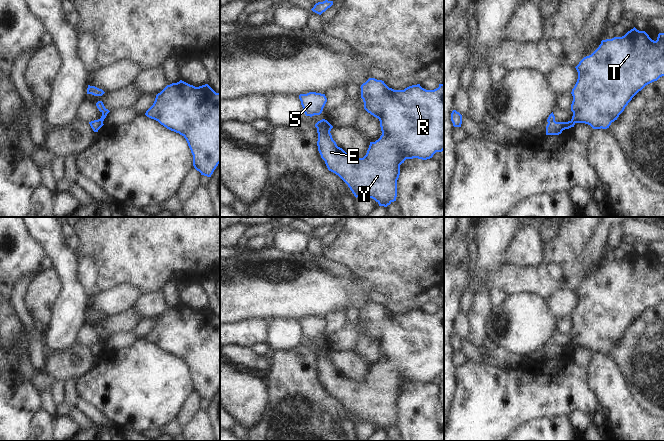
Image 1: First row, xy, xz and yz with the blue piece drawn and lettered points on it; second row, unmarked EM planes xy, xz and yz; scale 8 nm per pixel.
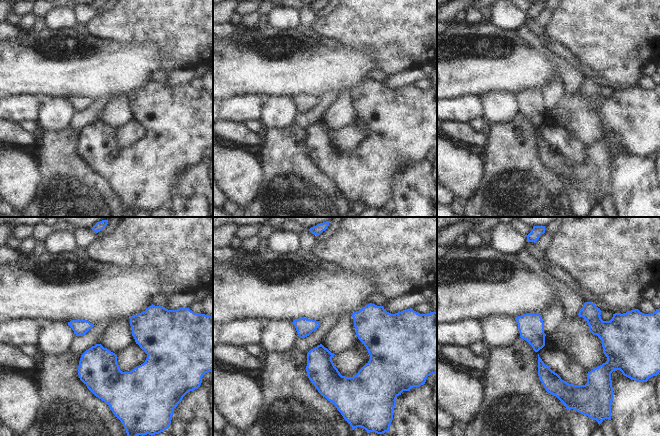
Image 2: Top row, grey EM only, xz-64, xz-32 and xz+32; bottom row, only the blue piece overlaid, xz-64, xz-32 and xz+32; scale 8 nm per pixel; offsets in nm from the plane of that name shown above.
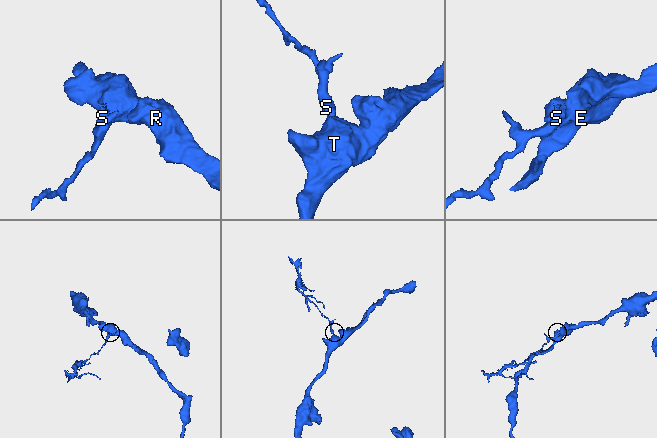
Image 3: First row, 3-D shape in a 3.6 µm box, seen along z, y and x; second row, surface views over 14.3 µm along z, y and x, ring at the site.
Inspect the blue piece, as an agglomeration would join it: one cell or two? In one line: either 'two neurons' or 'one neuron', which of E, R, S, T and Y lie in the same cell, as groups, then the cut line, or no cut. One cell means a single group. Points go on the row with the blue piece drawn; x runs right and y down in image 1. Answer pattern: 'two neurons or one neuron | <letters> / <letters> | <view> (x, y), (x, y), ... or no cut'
two neurons | E R T Y / S | yz (571, 119), (574, 123)

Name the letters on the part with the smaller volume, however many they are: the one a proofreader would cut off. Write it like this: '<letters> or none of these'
S

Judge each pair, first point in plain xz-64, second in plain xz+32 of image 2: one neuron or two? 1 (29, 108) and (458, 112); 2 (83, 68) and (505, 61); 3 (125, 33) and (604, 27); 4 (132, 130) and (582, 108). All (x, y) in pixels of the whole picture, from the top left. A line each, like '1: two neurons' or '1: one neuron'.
1: one neuron
2: one neuron
3: one neuron
4: two neurons

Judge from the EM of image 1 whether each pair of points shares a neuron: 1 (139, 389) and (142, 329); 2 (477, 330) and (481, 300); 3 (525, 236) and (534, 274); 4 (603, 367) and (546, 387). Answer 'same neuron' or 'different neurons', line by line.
1: different neurons
2: same neuron
3: different neurons
4: different neurons

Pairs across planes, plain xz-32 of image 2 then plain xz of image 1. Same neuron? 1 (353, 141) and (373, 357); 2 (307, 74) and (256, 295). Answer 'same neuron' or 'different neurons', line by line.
1: different neurons
2: same neuron

